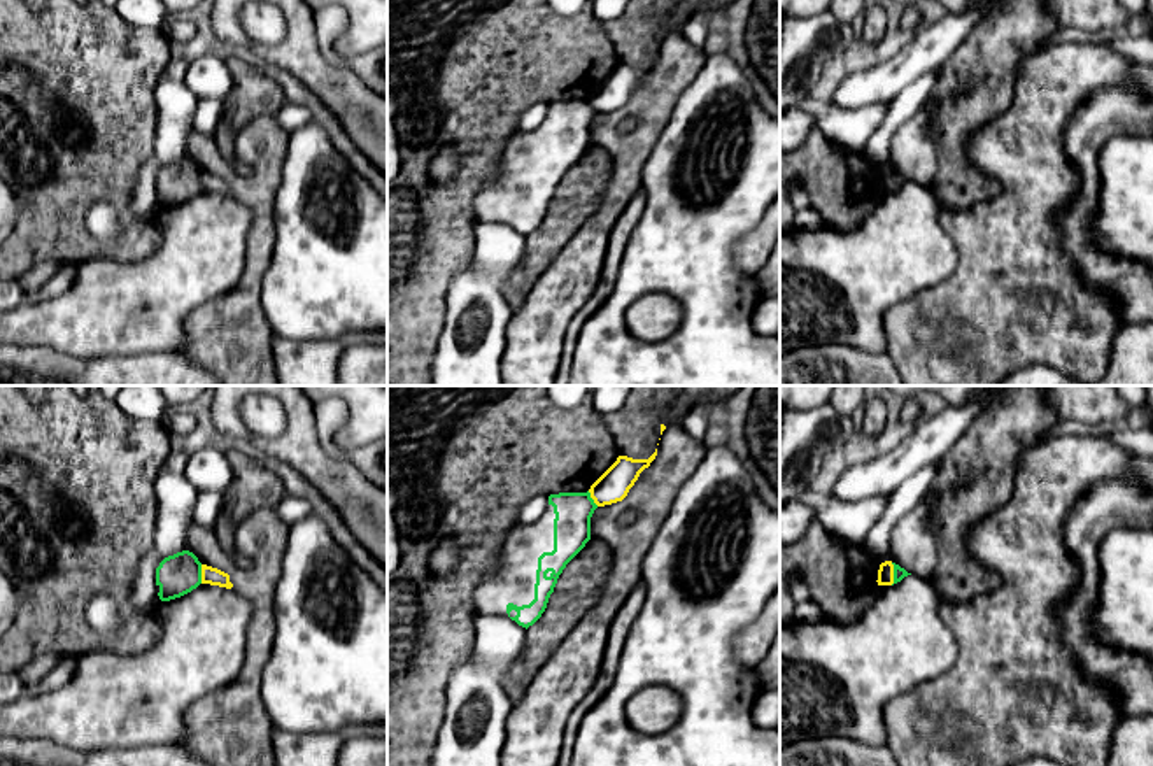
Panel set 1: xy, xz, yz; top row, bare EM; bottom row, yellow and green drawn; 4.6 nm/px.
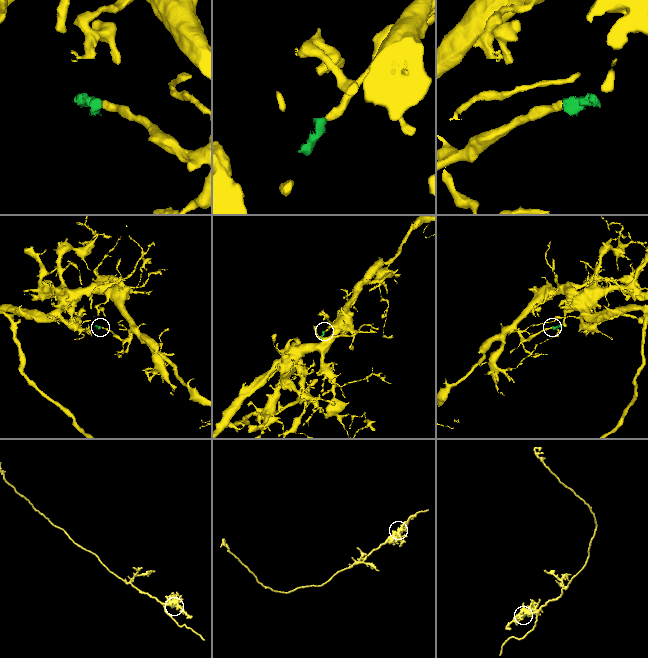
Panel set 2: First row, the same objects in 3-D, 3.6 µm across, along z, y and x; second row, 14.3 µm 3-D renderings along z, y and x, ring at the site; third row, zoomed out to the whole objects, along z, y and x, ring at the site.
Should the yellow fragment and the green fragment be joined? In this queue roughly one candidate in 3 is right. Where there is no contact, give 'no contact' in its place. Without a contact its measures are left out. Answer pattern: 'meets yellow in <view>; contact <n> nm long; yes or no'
meets yellow in yz; contact 100 nm long; no

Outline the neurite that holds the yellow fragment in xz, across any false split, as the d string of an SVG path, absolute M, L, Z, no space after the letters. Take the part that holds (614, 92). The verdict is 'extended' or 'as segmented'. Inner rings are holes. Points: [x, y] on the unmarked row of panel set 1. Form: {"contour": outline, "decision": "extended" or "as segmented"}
{"contour": "M655 60L648 67L633 67L619 63L617 68L591 93L591 105L598 114L622 109L638 88L640 81L655 67Z", "decision": "as segmented"}

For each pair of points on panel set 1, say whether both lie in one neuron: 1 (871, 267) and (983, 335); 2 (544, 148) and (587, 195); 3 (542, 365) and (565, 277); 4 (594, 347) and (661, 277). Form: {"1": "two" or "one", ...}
{"1": "one", "2": "two", "3": "one", "4": "one"}

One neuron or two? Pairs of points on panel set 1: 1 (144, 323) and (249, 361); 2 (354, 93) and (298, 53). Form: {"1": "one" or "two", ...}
{"1": "one", "2": "one"}

